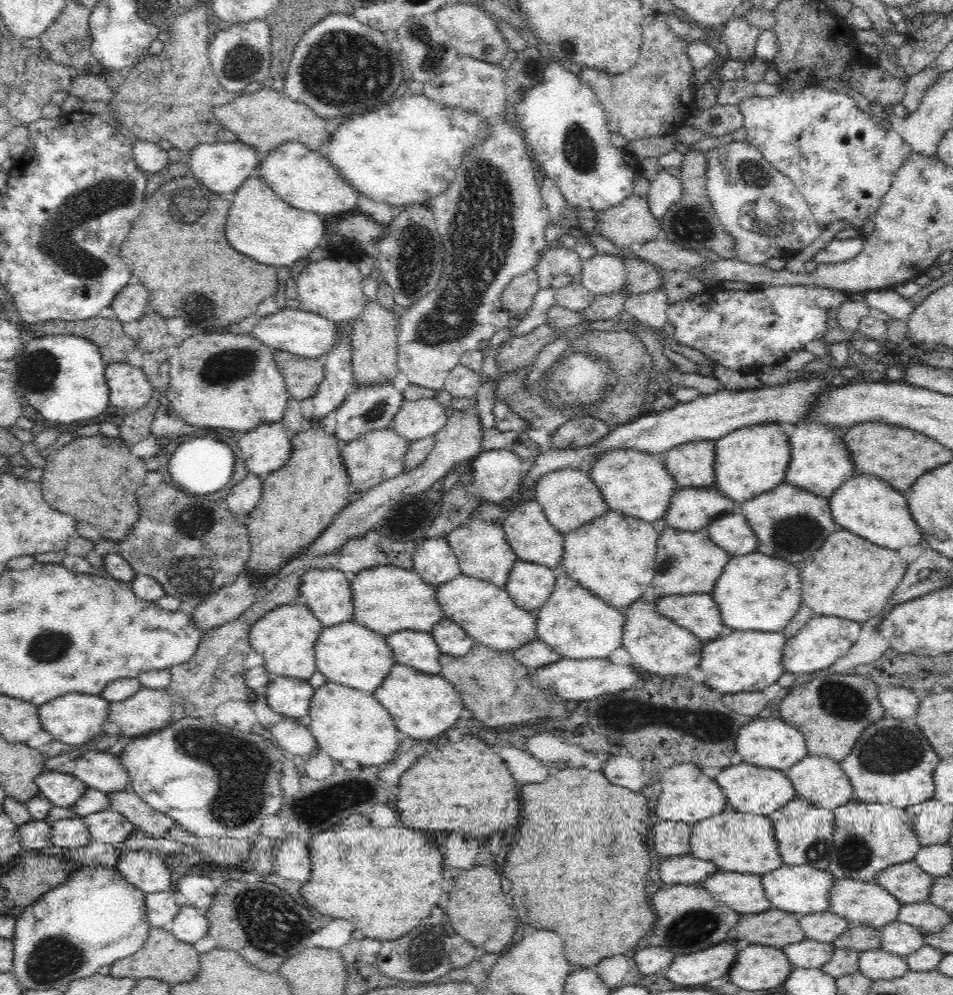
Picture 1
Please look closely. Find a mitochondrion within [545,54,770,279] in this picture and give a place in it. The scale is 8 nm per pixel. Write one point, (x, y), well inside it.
(692, 226)

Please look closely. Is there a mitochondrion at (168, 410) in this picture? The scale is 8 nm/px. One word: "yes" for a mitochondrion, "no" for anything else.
no

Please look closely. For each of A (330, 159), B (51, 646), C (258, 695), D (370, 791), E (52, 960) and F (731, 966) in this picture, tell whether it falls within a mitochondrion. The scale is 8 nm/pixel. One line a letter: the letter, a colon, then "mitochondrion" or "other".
A: other
B: mitochondrion
C: other
D: mitochondrion
E: mitochondrion
F: other

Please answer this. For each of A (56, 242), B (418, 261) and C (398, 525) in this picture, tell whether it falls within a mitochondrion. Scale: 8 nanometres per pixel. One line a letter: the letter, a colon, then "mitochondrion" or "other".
A: mitochondrion
B: mitochondrion
C: other

